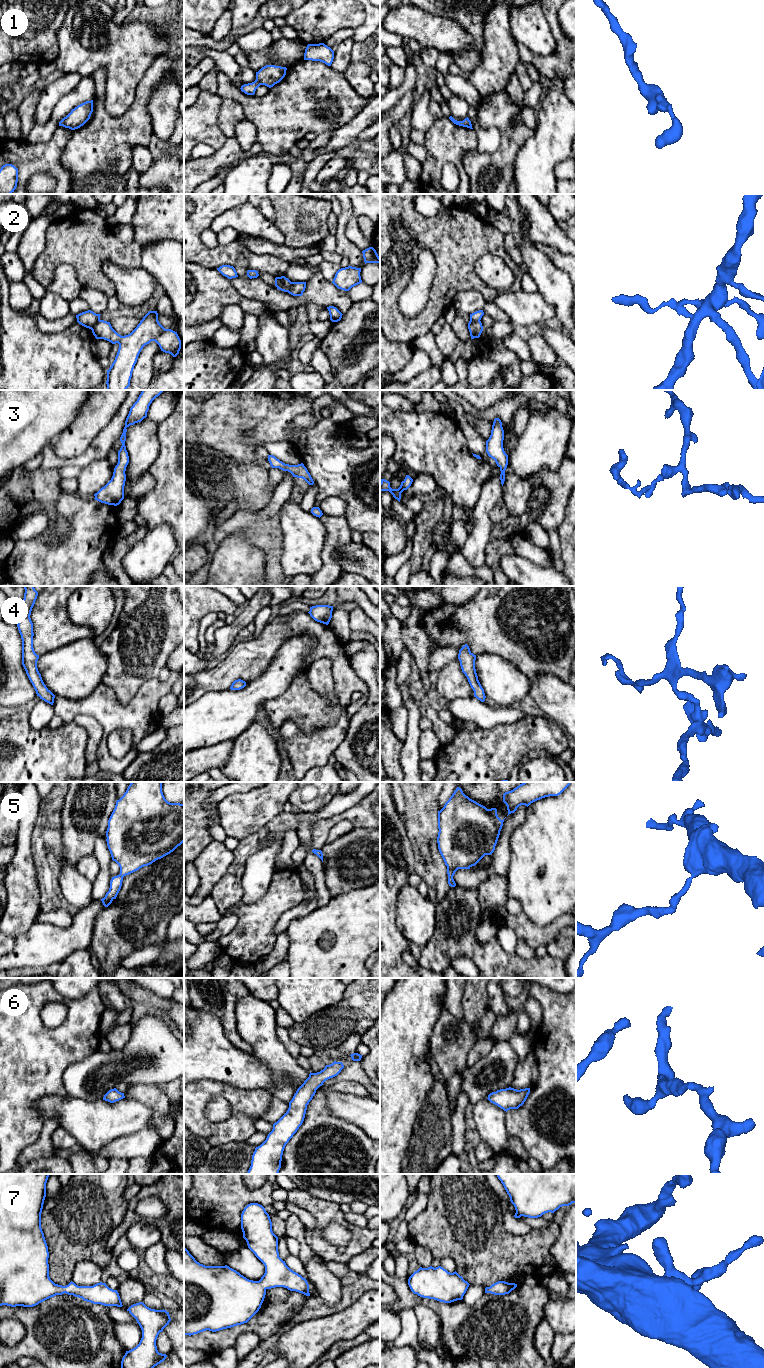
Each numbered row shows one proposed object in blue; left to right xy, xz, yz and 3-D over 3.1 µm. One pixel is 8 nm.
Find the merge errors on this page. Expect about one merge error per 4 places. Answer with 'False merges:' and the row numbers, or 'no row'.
False merges: 2

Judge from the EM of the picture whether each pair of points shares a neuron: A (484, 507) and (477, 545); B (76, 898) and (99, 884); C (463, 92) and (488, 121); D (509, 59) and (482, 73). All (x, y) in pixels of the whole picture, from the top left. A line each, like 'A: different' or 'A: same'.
A: same
B: different
C: different
D: same

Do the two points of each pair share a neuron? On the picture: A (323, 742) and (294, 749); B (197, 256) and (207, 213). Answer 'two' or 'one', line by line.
A: one
B: one

